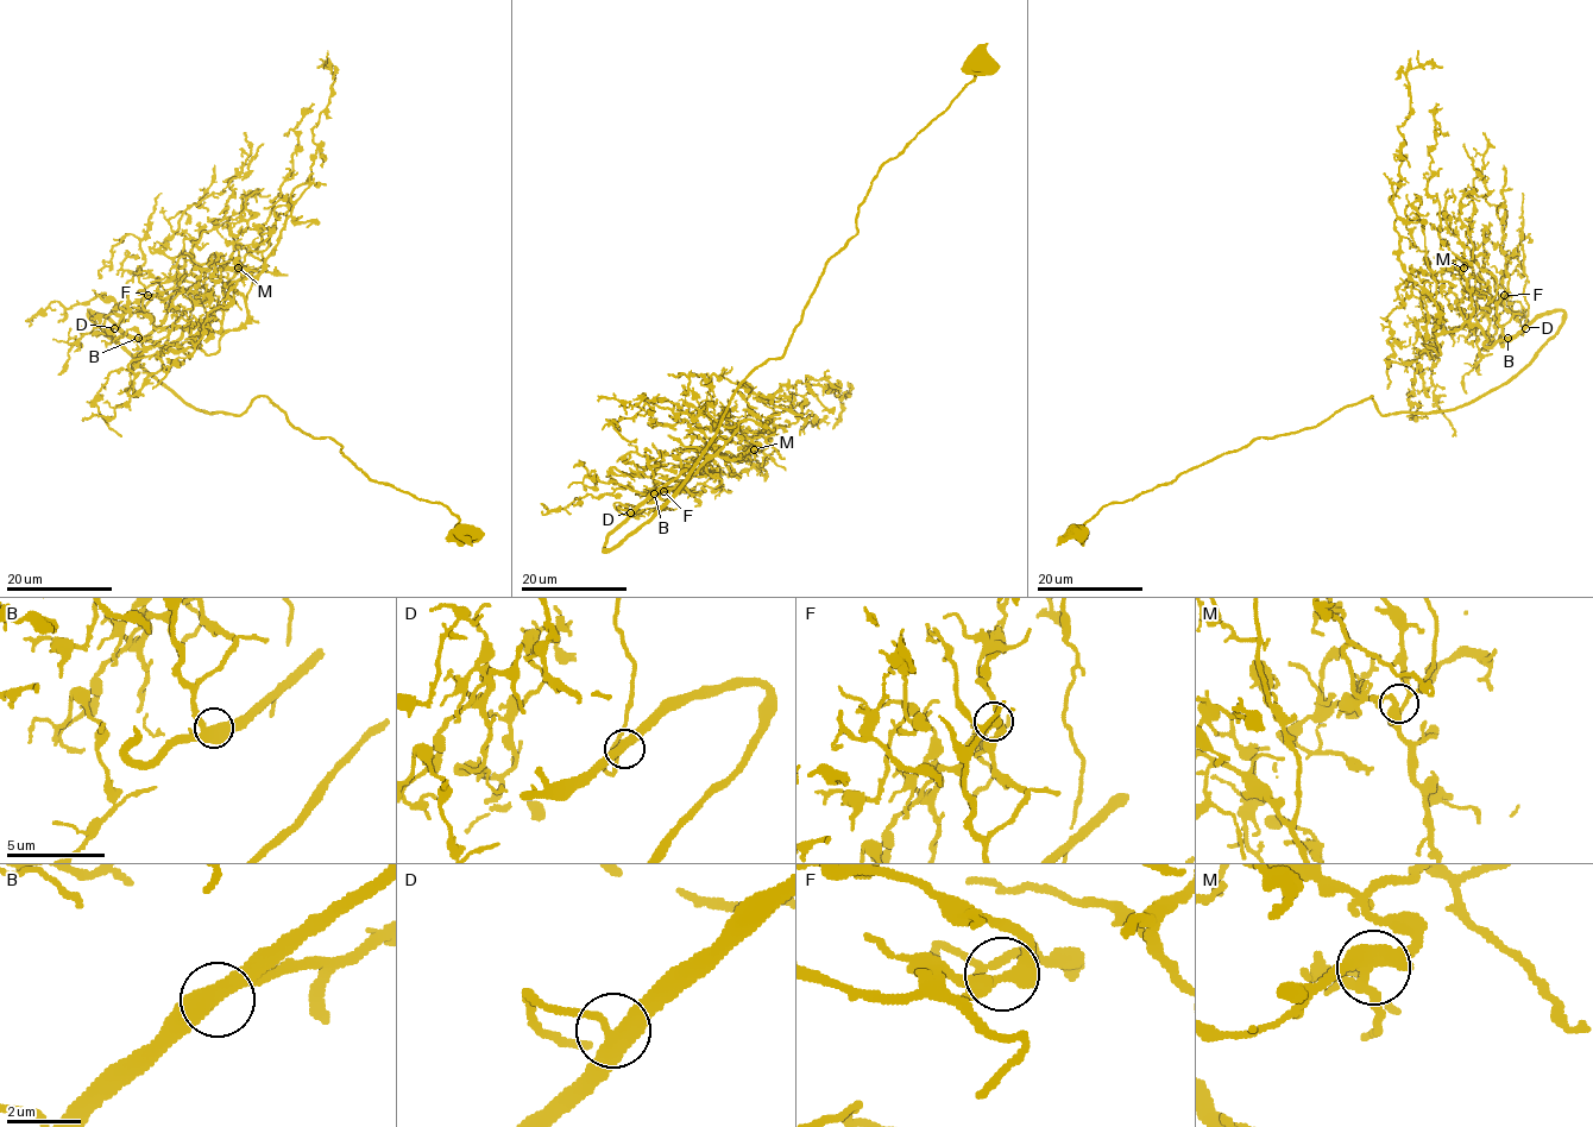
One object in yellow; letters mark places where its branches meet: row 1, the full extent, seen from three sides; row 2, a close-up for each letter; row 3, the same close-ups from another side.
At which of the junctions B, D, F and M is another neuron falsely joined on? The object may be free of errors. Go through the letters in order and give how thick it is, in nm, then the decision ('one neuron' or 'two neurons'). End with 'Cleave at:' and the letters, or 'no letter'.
B: 440 nm thick; one neuron
D: 380 nm thick; one neuron
F: 320 nm thick; one neuron
M: 400 nm thick; one neuron
Cleave at: no letter

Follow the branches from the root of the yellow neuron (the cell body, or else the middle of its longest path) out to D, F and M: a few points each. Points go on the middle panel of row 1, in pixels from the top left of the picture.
D: (980, 63), (880, 168), (857, 233), (828, 260), (787, 350), (735, 391), (685, 484), (604, 551), (630, 512)
F: (980, 63), (880, 168), (857, 233), (828, 260), (787, 350), (735, 391), (685, 484), (604, 551), (663, 491)
M: (980, 63), (880, 168), (787, 350), (735, 391), (685, 484), (604, 551), (685, 471), (754, 449)

